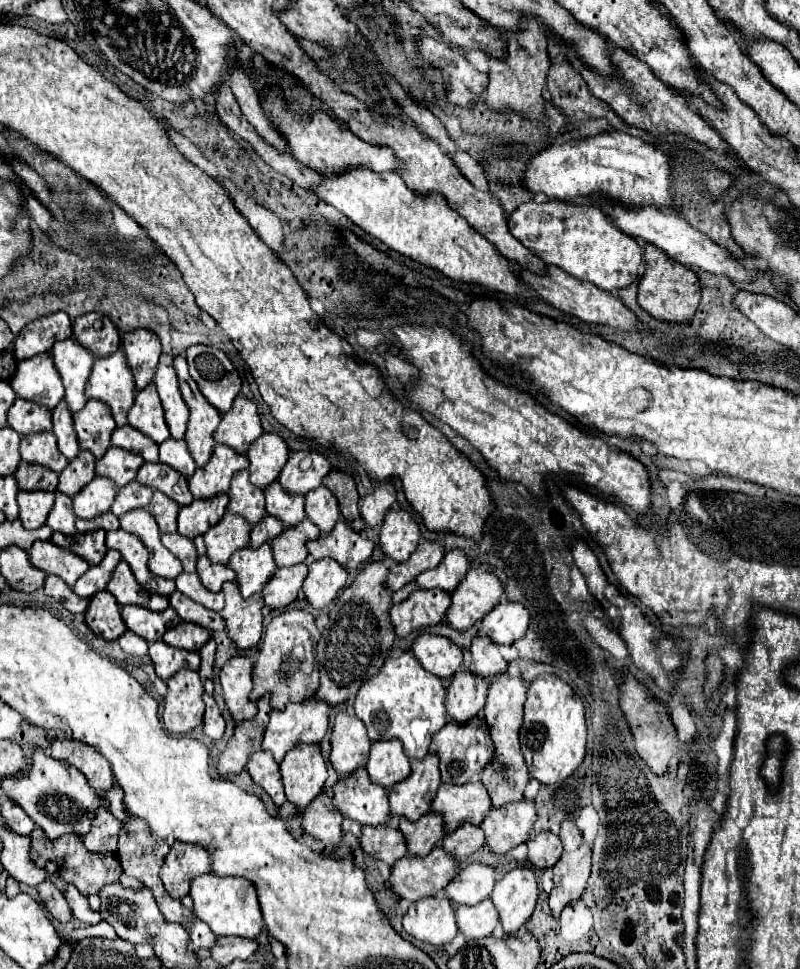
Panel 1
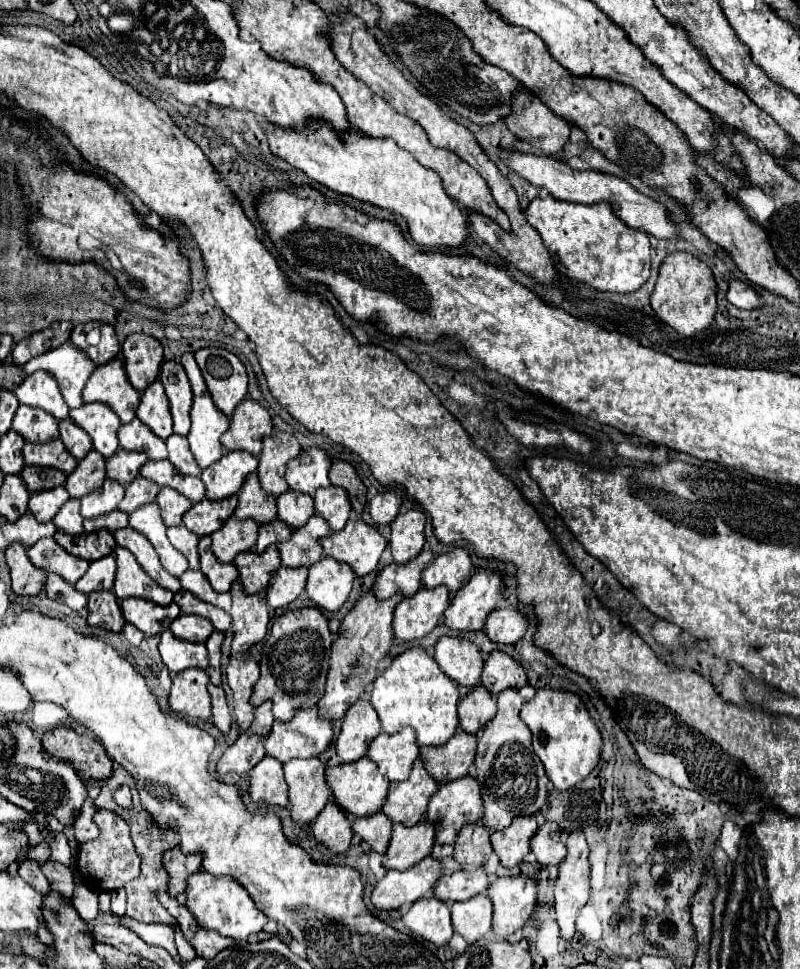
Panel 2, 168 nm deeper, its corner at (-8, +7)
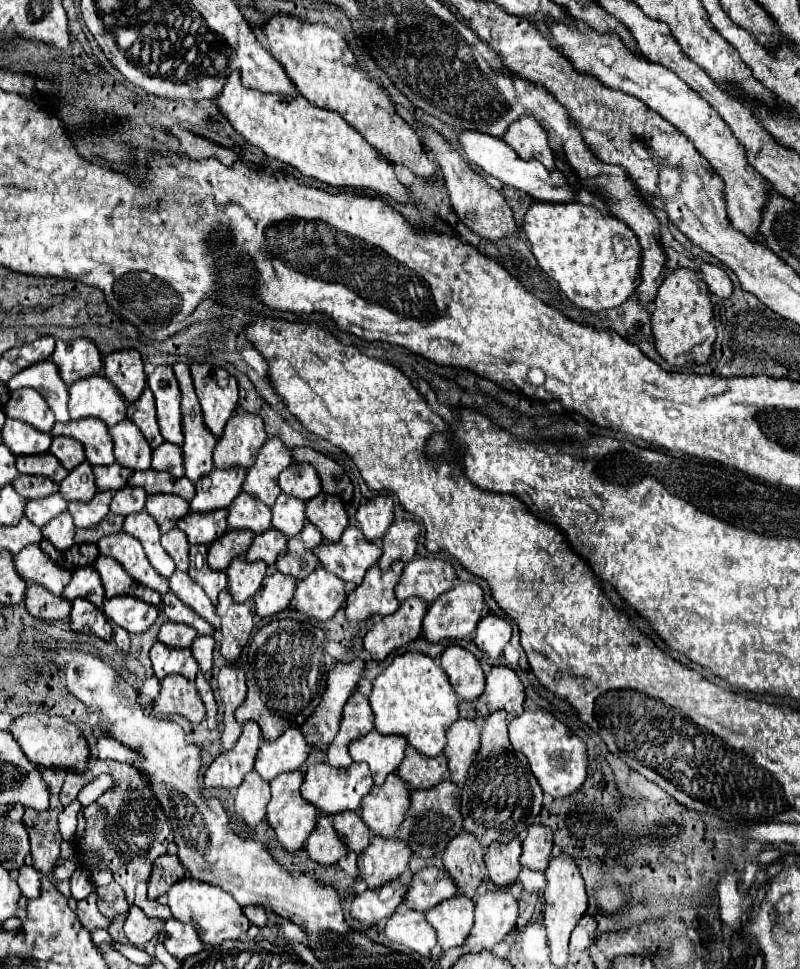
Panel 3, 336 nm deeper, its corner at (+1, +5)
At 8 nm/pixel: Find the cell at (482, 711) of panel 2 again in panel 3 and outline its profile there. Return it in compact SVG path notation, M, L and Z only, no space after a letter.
M458 719L448 729L448 745L444 747L444 755L448 759L448 779L458 787L464 785L468 767L476 759L480 745L480 725L472 719Z

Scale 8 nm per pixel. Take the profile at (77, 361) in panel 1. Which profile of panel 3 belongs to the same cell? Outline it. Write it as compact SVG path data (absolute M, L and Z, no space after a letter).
M46 359L38 365L32 365L30 369L24 369L22 373L18 373L16 377L12 377L8 381L10 391L22 389L22 387L32 387L38 393L42 393L48 407L54 411L56 421L60 421L60 423L70 421L70 415L68 415L68 385L58 377L58 369L50 359Z

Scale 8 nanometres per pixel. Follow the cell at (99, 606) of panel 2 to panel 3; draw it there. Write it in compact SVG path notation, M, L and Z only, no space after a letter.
M74 599L72 601L72 615L70 615L70 627L74 633L90 633L104 641L112 639L112 625L104 617L104 613L94 607L86 599Z

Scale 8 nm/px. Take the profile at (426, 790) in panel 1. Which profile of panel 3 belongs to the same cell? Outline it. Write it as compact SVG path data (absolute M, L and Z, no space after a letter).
M398 775L386 777L384 785L374 787L366 799L362 799L362 821L372 835L390 839L400 829L404 813L410 807L410 787L398 779Z

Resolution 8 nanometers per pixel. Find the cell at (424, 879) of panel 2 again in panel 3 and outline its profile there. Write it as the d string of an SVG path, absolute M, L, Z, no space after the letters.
M396 879L382 885L380 889L374 889L374 891L366 889L364 893L356 895L352 901L350 913L360 923L376 925L382 919L388 919L396 911L404 895L406 895L406 887Z

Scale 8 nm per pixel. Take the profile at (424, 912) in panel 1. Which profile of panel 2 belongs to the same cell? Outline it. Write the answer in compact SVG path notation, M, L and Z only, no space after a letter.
M421 897L417 899L411 909L403 915L403 923L419 937L435 943L445 945L453 937L453 923L449 905L437 897Z

